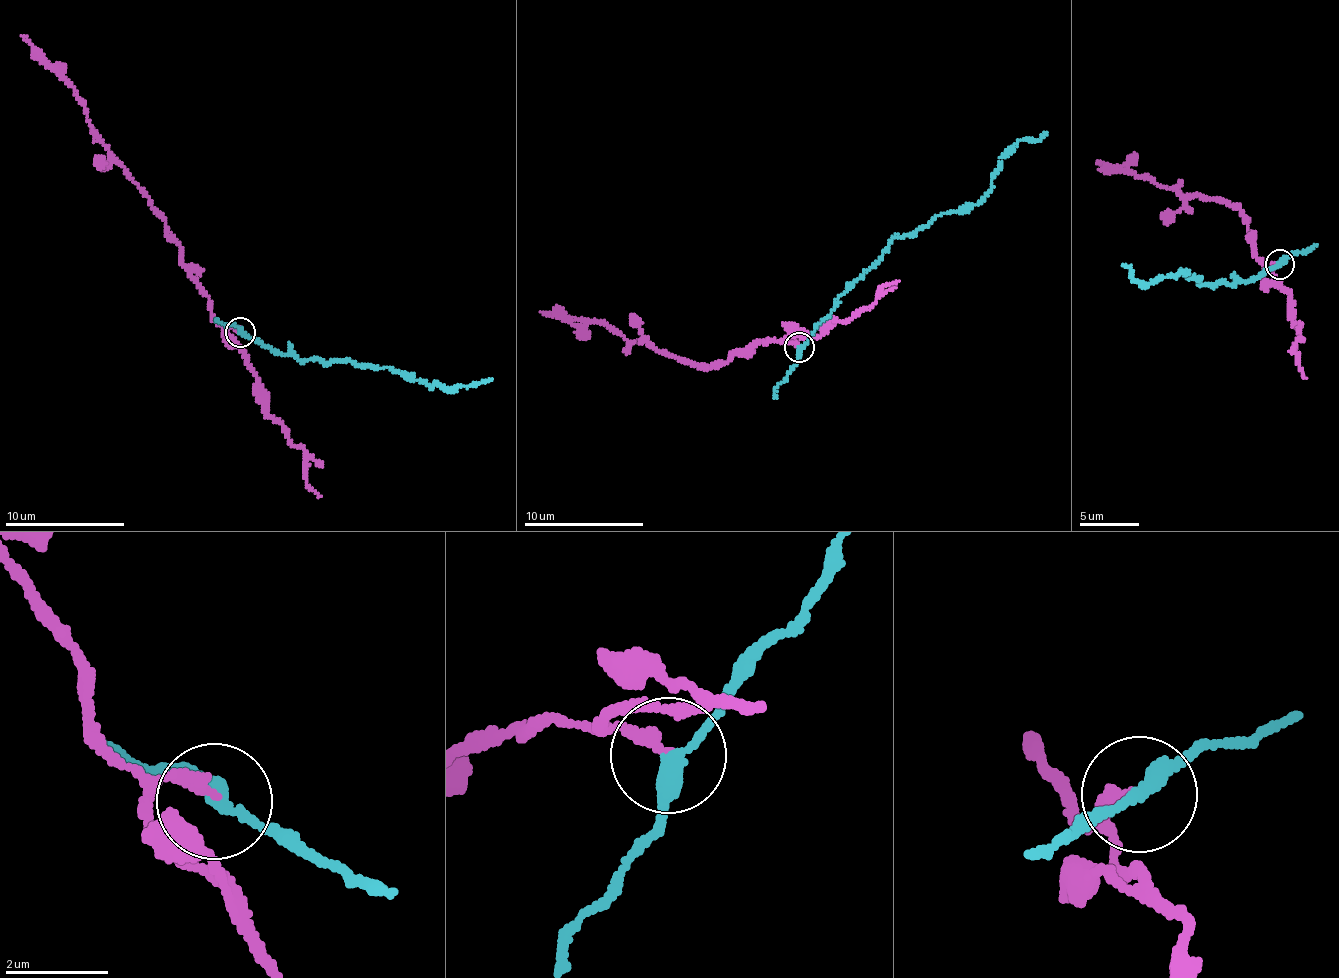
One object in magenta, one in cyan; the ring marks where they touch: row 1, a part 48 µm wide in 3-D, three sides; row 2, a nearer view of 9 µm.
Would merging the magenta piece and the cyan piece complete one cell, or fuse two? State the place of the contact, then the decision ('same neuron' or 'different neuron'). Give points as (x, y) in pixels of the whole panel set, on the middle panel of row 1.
at (799, 347); different neuron

